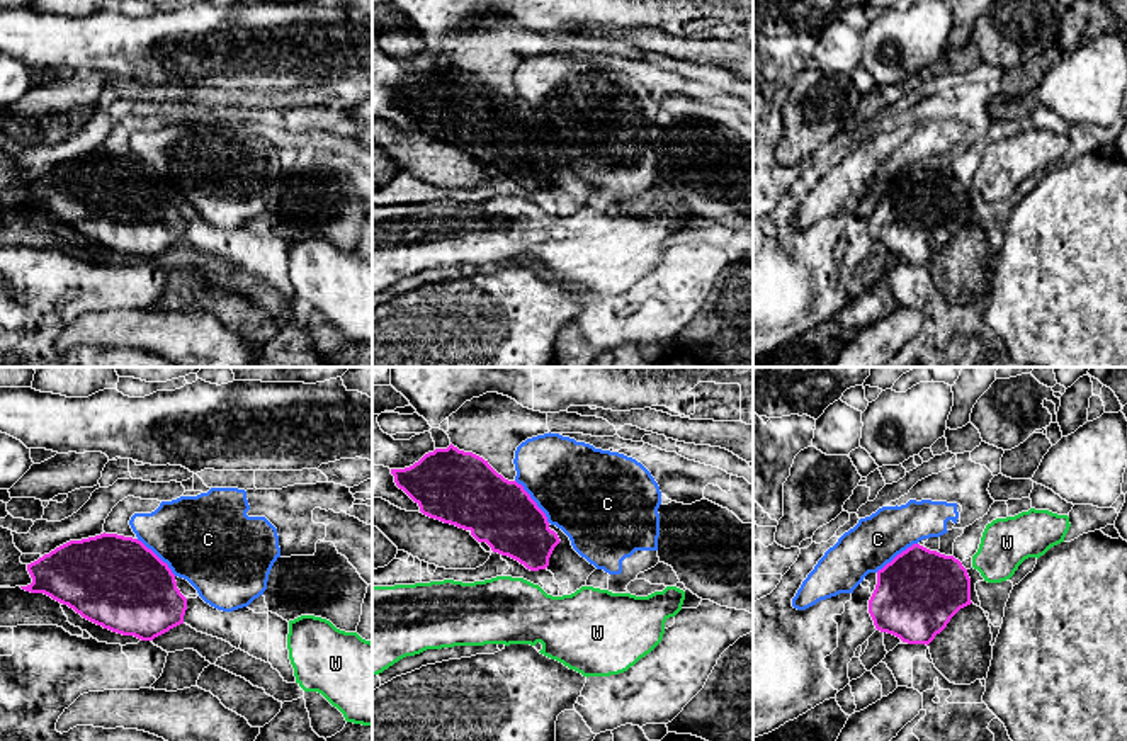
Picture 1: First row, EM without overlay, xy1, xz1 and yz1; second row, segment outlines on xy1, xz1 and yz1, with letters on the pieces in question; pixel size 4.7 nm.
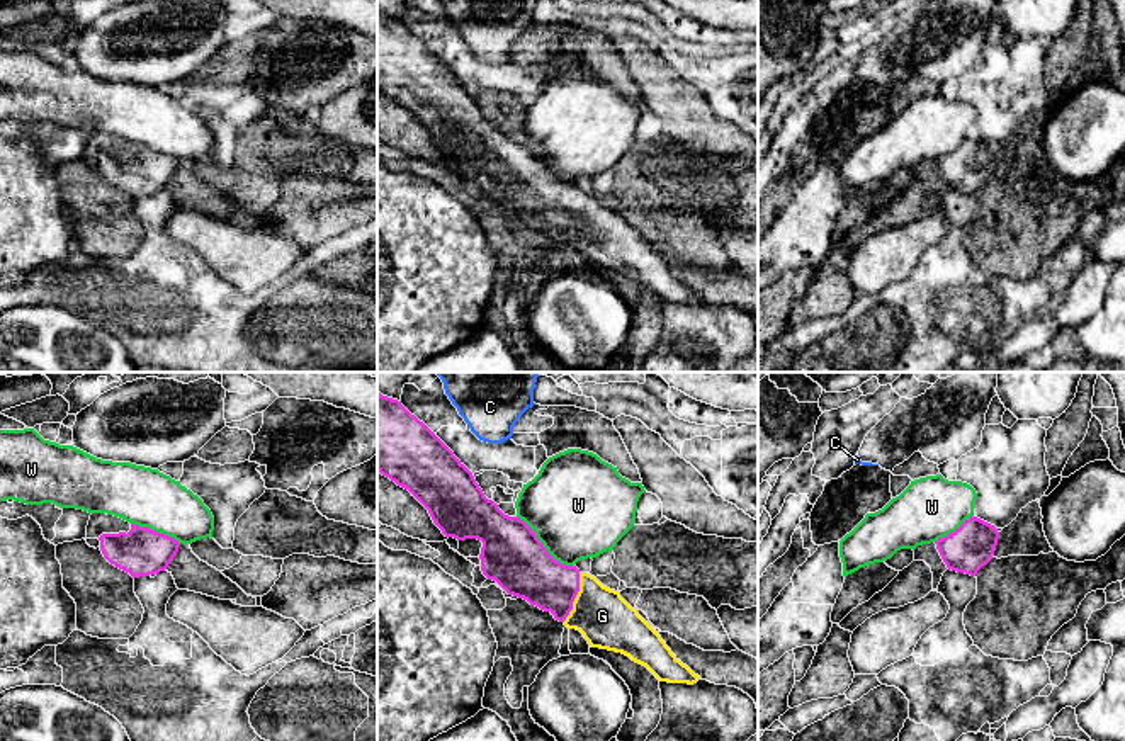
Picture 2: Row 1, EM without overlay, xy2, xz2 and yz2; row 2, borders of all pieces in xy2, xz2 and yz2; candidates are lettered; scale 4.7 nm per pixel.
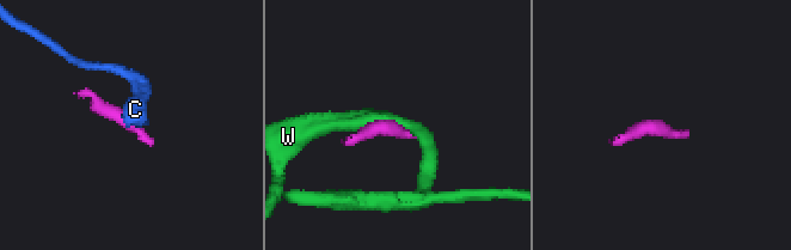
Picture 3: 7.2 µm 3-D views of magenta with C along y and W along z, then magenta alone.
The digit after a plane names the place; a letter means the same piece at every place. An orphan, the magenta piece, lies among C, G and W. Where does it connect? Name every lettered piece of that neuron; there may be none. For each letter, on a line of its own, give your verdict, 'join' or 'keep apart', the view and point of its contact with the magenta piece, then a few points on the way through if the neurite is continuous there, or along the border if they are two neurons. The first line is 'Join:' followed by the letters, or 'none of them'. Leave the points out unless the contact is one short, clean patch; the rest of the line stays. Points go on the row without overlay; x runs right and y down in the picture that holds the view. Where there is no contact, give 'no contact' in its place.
Join: G
C: keep apart; meets magenta in xz1 at (534, 121); border along xz1 (515, 99), (549, 141)
G: join; meets magenta in xz2 at (575, 216); runs through xz2 (529, 191), (575, 216), (602, 235)
W: keep apart; meets magenta in xz2 at (542, 165)

